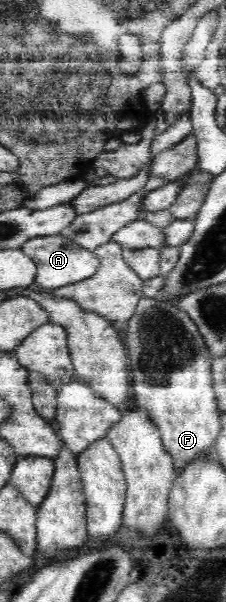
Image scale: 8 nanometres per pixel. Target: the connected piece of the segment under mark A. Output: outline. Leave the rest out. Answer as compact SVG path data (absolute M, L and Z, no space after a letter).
M52 235L47 238L35 238L29 240L21 251L37 266L37 278L35 285L45 290L53 290L62 286L67 286L76 282L81 282L86 278L94 276L98 272L100 261L92 252L79 247L78 244L60 236Z

